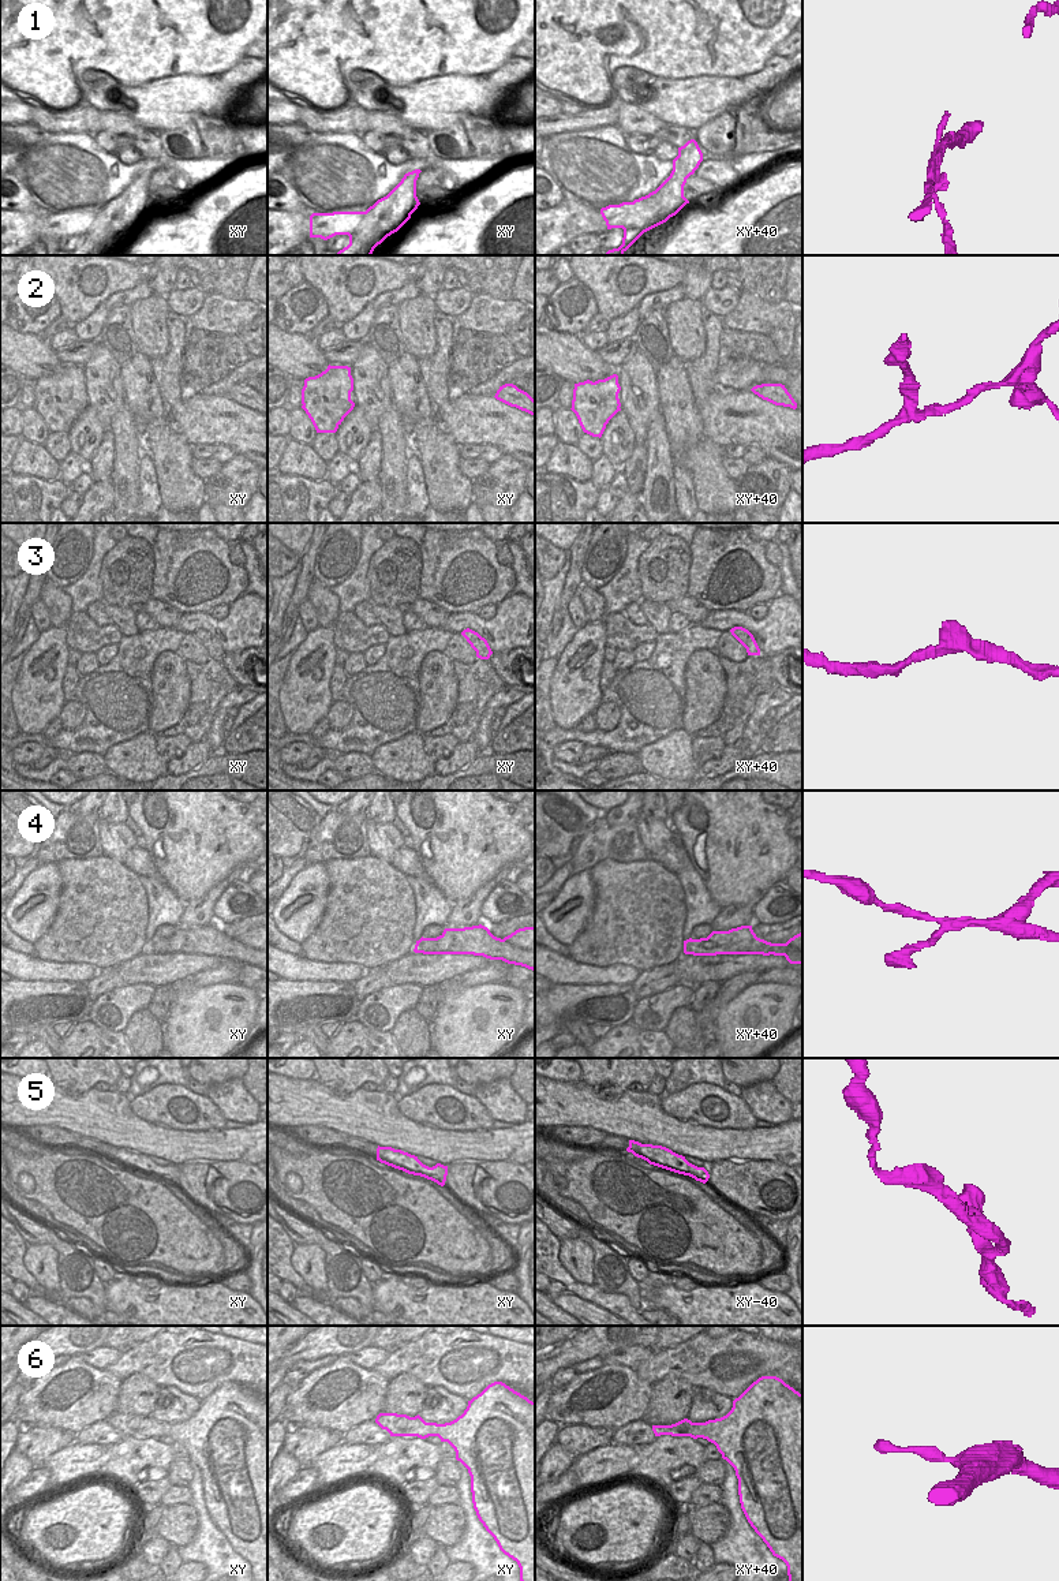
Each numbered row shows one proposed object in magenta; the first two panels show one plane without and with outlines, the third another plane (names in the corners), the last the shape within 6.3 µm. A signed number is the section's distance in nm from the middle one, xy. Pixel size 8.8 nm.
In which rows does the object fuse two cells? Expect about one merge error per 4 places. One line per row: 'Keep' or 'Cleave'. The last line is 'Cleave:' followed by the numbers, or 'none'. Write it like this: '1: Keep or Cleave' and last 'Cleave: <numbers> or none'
1: Cleave
2: Cleave
3: Keep
4: Cleave
5: Keep
6: Keep
Cleave: 1, 2, 4

